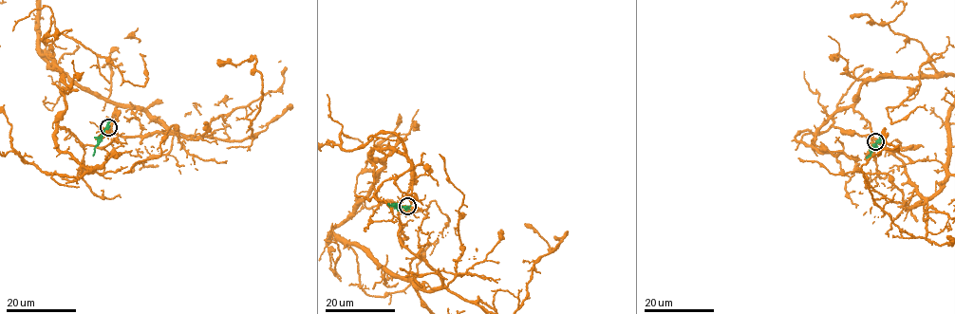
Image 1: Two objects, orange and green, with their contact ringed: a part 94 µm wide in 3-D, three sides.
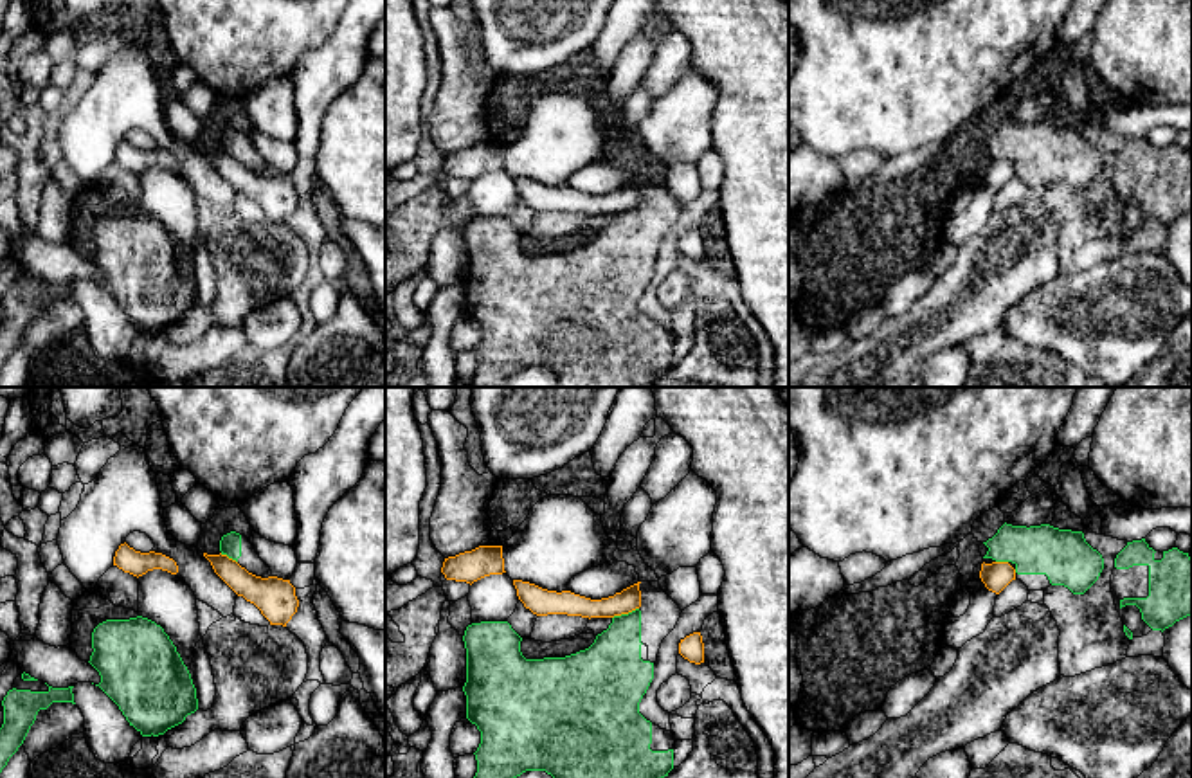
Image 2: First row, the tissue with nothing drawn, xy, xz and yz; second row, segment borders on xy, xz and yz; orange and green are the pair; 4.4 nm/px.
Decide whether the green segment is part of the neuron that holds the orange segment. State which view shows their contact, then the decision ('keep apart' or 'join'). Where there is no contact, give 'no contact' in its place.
contact in xz; keep apart

